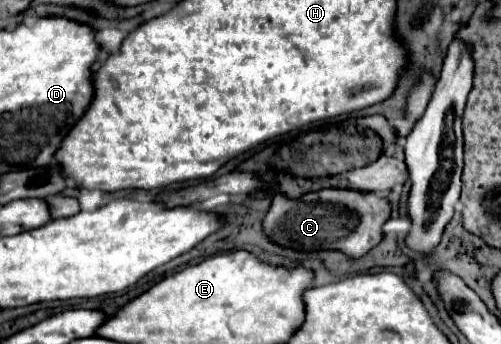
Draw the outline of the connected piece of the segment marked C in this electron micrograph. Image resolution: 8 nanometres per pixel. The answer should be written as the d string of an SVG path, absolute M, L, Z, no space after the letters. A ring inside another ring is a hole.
M320 190L320 192L310 192L304 194L296 200L288 200L284 194L276 194L272 198L272 206L268 214L264 216L262 230L264 234L274 242L284 248L294 248L294 250L338 250L344 252L348 258L360 258L368 250L372 250L380 240L382 240L382 224L390 216L390 204L386 198L372 194L372 192L356 192L356 190Z

